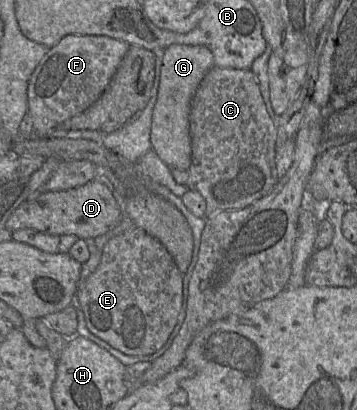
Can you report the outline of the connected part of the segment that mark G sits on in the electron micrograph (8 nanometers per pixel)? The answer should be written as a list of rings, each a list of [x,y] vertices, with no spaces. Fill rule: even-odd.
[[[172,44],[164,51],[150,142],[152,149],[170,168],[188,170],[191,165],[190,106],[200,82],[214,65],[212,52],[203,45]]]

